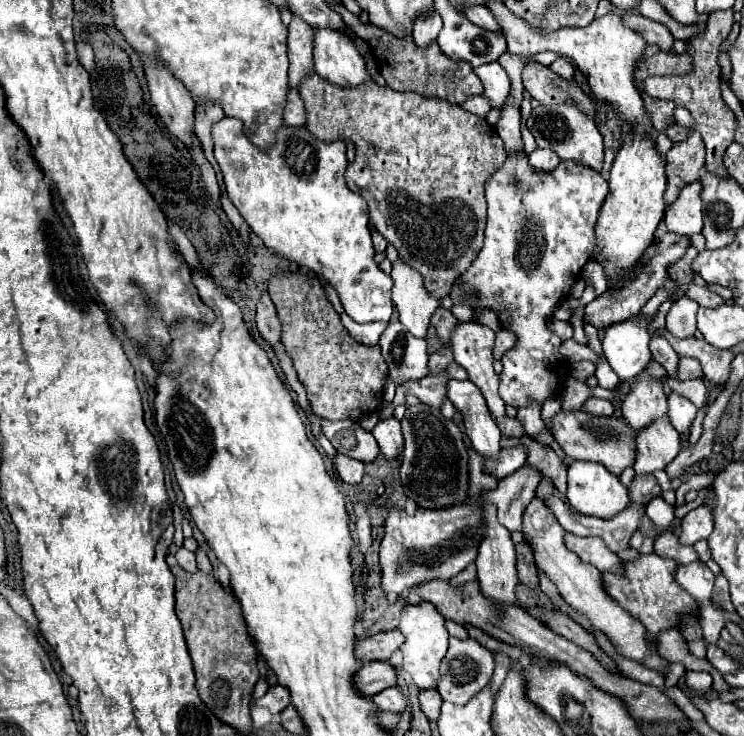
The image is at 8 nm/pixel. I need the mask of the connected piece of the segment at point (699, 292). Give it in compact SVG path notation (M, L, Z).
M690 284L690 286L688 286L686 296L688 296L688 298L694 298L700 306L706 306L706 308L716 308L716 306L724 304L724 300L722 300L716 292L712 292L712 290L708 290L708 288L700 288L700 286L696 286L696 284Z

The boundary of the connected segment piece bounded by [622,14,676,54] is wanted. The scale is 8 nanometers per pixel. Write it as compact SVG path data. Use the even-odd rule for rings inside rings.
M622 14L622 20L626 20L626 26L630 26L634 32L642 34L642 38L646 38L648 44L656 44L662 52L672 52L672 54L676 54L676 52L672 50L674 36L670 34L670 30L668 30L666 26L662 26L662 24L658 24L658 22L650 20L650 18L644 18L644 16L640 16L640 14Z

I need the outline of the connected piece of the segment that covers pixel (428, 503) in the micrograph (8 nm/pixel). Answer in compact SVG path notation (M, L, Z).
M418 404L406 408L406 414L402 418L402 432L406 440L404 458L400 466L400 482L404 494L422 508L446 508L462 504L468 498L468 450L460 428L452 420L446 420L440 410L434 410L426 404Z

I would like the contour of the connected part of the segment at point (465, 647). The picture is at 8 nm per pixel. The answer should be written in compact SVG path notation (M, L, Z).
M450 638L450 648L442 660L440 670L442 670L442 678L438 680L440 696L454 704L466 704L478 690L482 690L488 684L494 670L494 656L474 638L468 638L468 640Z

